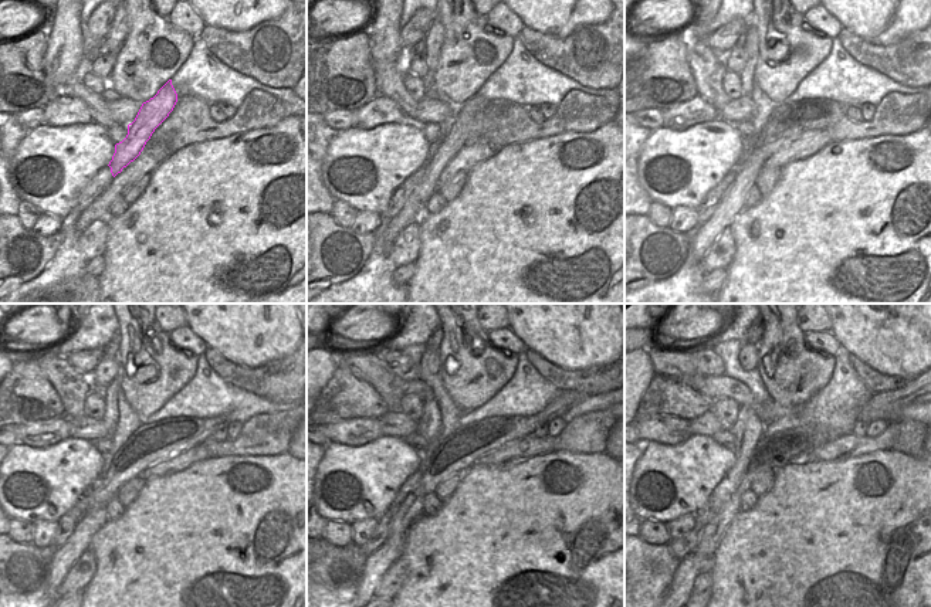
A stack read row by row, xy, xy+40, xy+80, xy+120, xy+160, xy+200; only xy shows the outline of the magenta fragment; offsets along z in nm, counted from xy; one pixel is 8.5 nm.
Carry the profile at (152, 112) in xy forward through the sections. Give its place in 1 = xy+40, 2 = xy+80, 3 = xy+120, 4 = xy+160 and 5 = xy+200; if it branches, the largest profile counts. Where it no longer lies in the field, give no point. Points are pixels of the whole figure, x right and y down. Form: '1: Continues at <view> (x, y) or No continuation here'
1: Continues at xy+40 (440, 155)
2: Continues at xy+80 (733, 203)
3: Continues at xy+120 (64, 558)
4: Continues at xy+160 (378, 563)
5: Continues at xy+200 (679, 592).

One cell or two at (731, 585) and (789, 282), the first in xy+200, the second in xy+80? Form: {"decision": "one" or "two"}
{"decision": "one"}

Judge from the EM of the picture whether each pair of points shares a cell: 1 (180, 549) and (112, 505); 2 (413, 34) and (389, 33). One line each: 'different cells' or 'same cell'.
1: different cells
2: different cells

